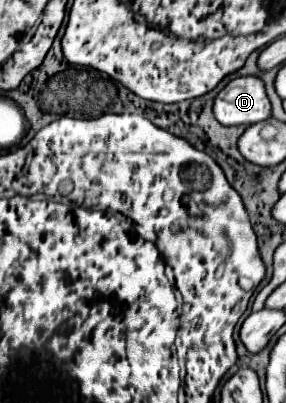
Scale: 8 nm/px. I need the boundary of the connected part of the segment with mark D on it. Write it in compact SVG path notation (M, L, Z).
M234 77L214 99L214 117L222 125L252 125L270 117L270 101L260 77Z

